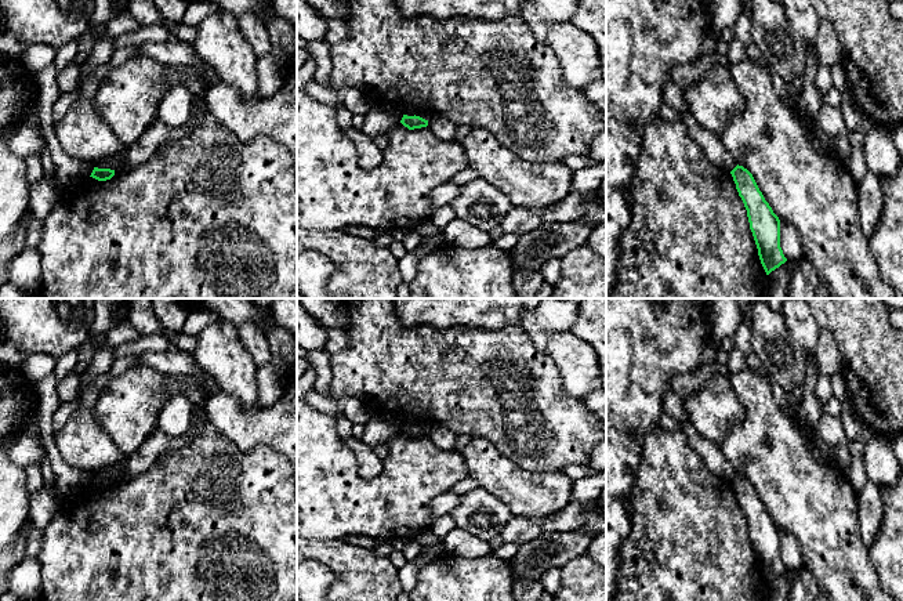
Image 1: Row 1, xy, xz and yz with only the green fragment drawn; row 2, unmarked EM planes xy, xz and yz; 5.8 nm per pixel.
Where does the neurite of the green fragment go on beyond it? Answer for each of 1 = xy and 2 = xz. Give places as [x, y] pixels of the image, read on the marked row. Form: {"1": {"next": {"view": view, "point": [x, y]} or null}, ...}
{"1": {"next": {"view": "xy", "point": [115, 162]}}, "2": {"next": {"view": "xz", "point": [409, 112]}}}

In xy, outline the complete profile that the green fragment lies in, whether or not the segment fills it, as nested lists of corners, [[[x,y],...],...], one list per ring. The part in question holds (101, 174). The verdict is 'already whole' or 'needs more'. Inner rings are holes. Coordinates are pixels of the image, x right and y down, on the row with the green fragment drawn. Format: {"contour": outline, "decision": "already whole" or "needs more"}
{"contour": [[[123,145],[123,149],[119,153],[109,156],[108,159],[99,160],[94,164],[94,170],[90,177],[98,181],[110,180],[115,175],[115,171],[123,169],[127,158],[128,146]]], "decision": "needs more"}

